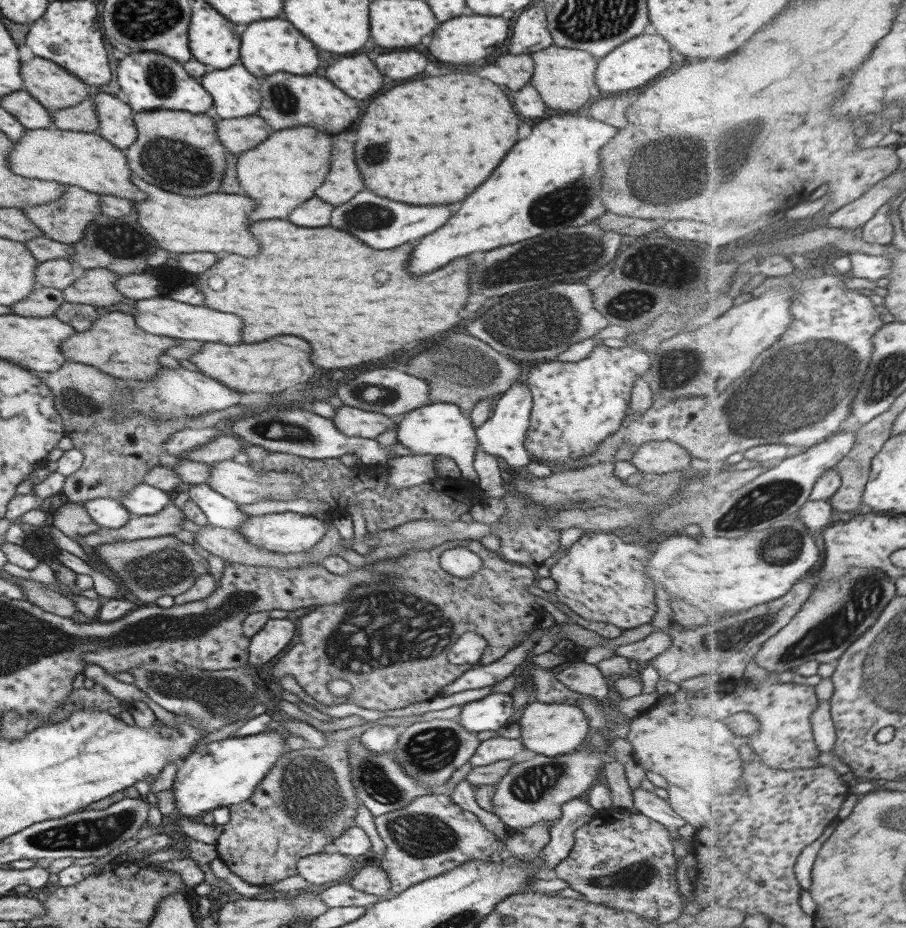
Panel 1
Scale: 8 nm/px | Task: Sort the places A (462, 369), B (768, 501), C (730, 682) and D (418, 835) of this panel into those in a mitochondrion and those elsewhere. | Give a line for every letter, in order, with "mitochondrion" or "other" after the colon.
A: mitochondrion
B: mitochondrion
C: other
D: mitochondrion

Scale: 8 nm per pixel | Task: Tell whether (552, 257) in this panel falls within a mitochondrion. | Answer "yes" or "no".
yes

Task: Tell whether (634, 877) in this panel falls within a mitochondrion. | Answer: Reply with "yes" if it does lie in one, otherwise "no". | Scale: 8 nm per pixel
yes

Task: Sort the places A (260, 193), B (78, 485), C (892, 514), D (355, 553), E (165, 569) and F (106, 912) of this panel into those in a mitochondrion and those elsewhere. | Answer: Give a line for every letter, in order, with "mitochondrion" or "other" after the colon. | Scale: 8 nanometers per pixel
A: other
B: other
C: other
D: other
E: mitochondrion
F: other

